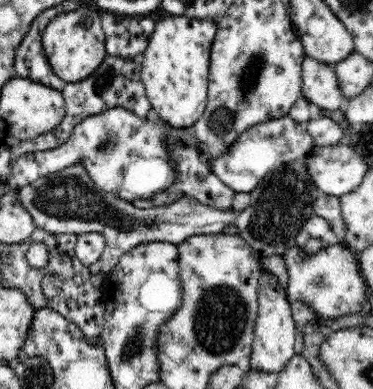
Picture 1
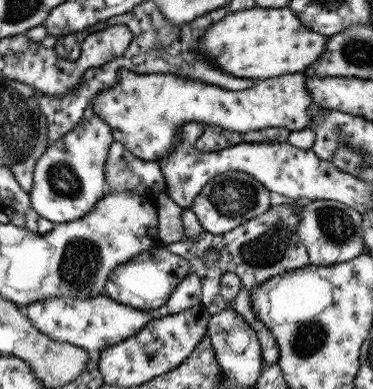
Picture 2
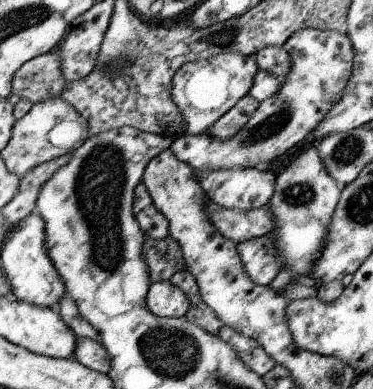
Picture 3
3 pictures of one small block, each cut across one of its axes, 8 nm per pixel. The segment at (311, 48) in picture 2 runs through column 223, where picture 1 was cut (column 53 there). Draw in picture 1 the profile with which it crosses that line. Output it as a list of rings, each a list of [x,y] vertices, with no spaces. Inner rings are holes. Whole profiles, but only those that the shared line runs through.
[[[78,8],[72,12],[64,12],[60,16],[54,16],[48,26],[42,32],[42,52],[52,70],[60,80],[66,84],[76,84],[88,78],[106,58],[106,34],[102,30],[100,20],[102,10],[90,10],[90,8]]]

